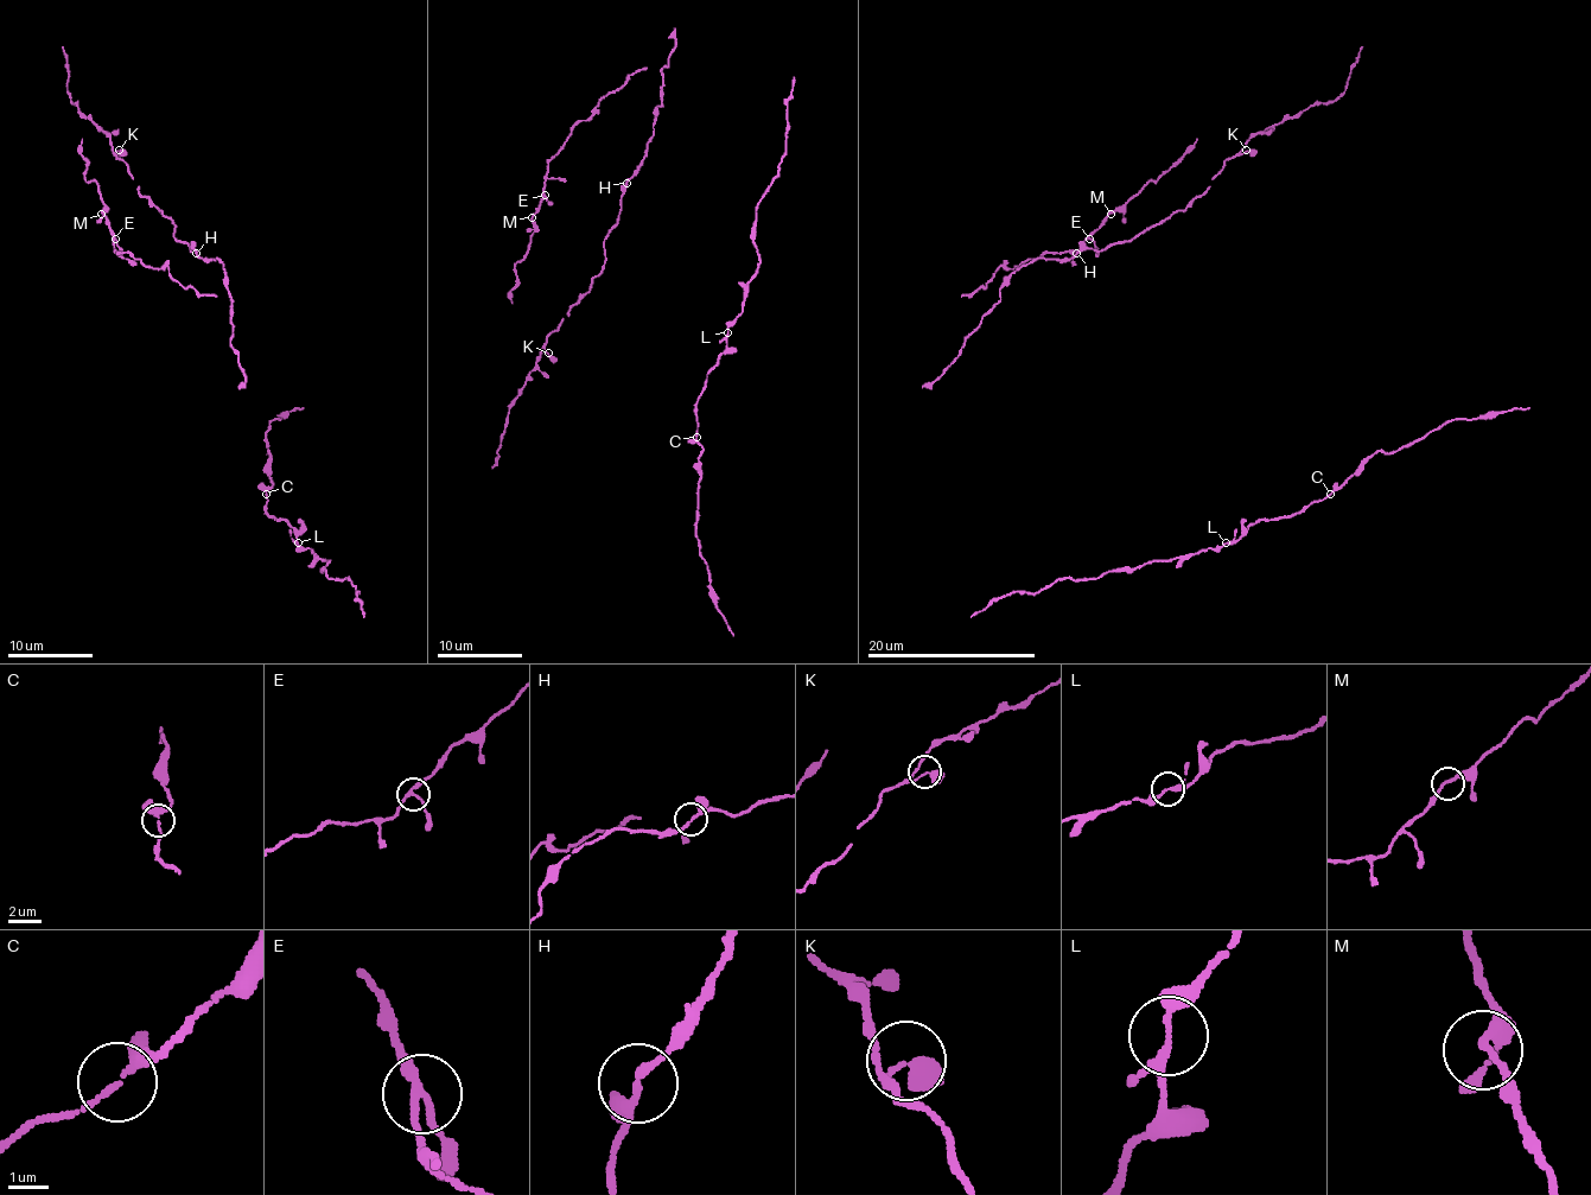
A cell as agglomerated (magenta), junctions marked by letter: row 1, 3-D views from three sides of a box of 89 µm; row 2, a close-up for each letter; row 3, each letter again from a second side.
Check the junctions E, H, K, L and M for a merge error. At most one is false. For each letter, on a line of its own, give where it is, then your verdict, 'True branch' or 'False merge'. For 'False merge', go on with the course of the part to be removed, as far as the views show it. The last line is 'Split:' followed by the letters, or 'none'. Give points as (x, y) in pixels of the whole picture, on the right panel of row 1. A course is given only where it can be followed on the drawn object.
E: Place: (1089, 239). True branch
H: Place: (1076, 253). True branch
K: Place: (1246, 150). True branch
L: Place: (1226, 542). True branch
M: Place: (1111, 214). True branch
Split: none

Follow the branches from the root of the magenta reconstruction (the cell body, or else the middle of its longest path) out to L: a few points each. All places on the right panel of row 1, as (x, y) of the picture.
L: (1010, 592), (1039, 592), (1067, 577), (1096, 579), (1108, 571), (1138, 569), (1153, 560), (1172, 560), (1226, 544)

